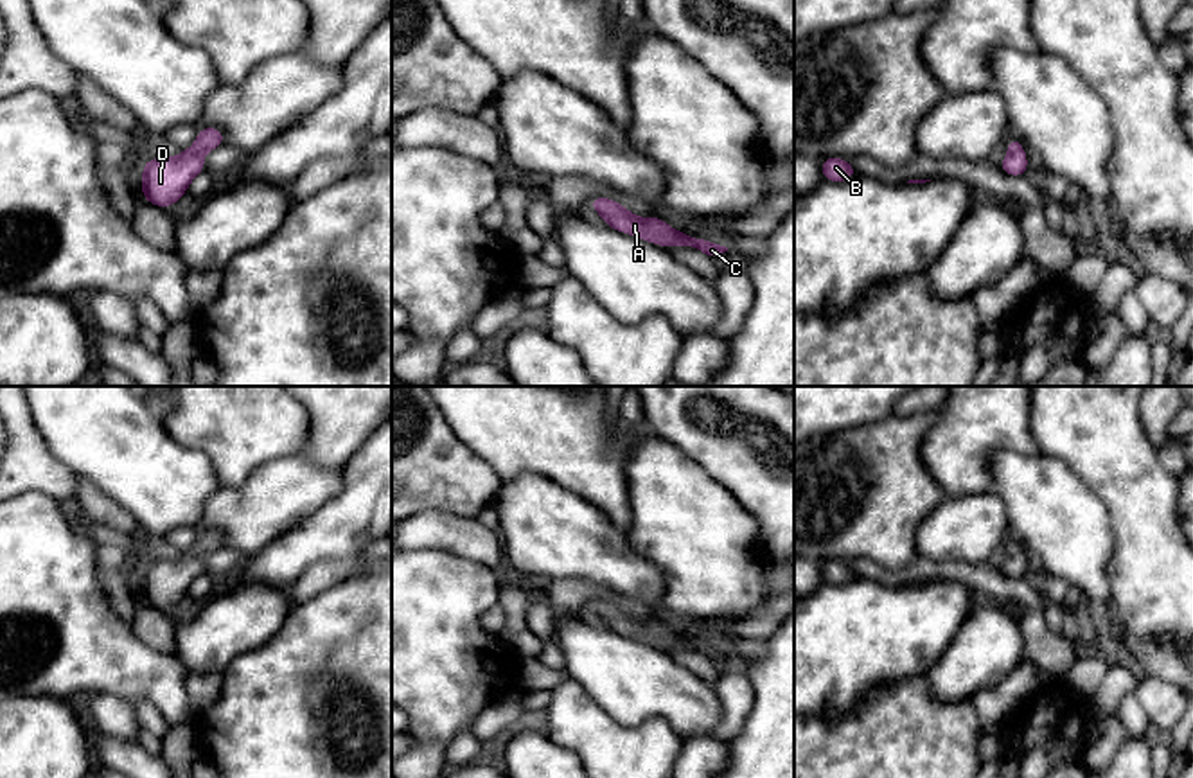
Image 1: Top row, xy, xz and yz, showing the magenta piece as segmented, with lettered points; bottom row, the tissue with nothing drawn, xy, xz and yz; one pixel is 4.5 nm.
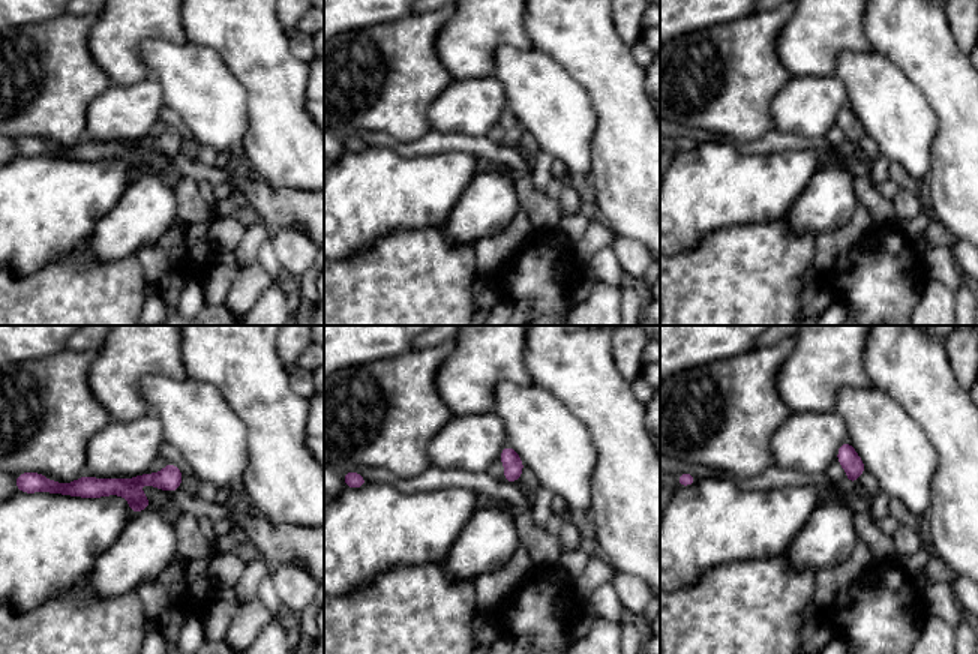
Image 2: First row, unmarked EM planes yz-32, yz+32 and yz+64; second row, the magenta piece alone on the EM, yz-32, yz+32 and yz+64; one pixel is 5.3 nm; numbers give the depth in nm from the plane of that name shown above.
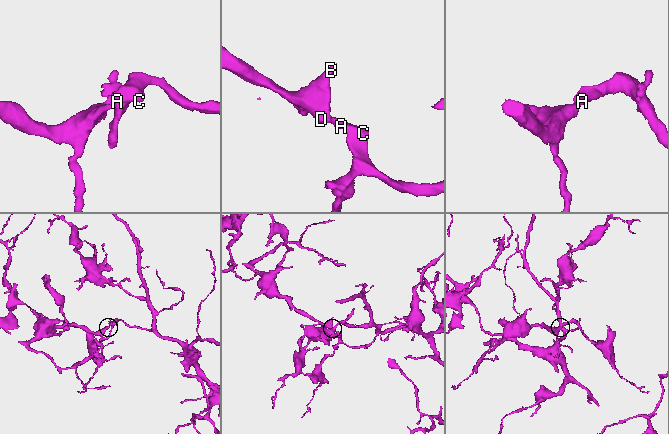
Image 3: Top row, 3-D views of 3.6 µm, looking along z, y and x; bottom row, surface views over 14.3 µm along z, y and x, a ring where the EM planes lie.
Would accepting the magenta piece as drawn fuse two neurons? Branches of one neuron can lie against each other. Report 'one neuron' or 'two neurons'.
one neuron

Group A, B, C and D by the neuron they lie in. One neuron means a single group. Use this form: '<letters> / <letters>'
A B C D

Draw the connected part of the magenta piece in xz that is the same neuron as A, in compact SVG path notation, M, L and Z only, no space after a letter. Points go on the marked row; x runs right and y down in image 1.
M591 198L588 203L602 216L604 223L618 232L636 235L640 239L656 243L659 246L692 246L704 252L708 257L728 252L726 246L710 243L706 239L694 239L685 232L670 228L665 221L658 219L654 214L649 219L632 216L618 201L607 198Z

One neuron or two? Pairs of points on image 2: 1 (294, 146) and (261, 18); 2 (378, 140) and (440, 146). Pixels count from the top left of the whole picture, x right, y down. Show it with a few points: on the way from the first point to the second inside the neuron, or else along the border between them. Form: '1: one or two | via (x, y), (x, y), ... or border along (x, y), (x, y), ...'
1: one | via (278, 114), (276, 81), (261, 60), (261, 50)
2: one | via (393, 143), (399, 147), (425, 146)

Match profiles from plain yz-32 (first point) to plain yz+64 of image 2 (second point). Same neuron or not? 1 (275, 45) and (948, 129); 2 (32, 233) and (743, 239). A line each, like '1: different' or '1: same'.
1: same
2: different

